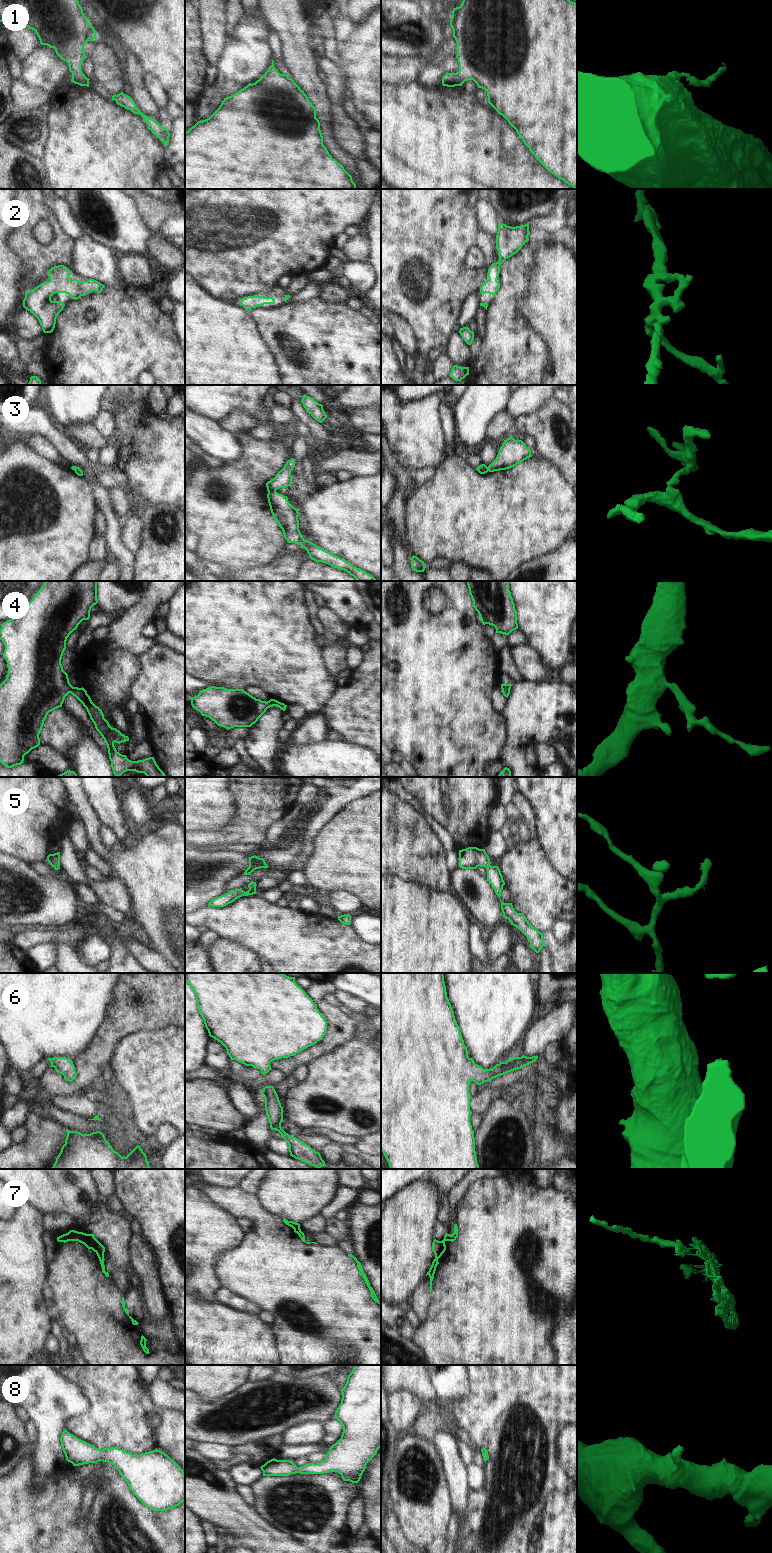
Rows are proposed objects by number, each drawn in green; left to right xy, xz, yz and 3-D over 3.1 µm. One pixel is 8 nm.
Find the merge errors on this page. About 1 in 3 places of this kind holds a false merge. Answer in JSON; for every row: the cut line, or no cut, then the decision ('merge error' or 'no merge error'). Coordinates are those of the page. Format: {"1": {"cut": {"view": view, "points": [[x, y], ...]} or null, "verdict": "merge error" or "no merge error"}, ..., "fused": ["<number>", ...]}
{"1": {"cut": null, "verdict": "no merge error"}, "2": {"cut": null, "verdict": "no merge error"}, "3": {"cut": {"view": "xz", "points": [[275, 490], [268, 492]]}, "verdict": "merge error"}, "4": {"cut": null, "verdict": "no merge error"}, "5": {"cut": null, "verdict": "no merge error"}, "6": {"cut": null, "verdict": "no merge error"}, "7": {"cut": {"view": "yz", "points": [[441, 1241], [441, 1250], [435, 1255]]}, "verdict": "merge error"}, "8": {"cut": null, "verdict": "no merge error"}, "fused": ["3", "7"]}

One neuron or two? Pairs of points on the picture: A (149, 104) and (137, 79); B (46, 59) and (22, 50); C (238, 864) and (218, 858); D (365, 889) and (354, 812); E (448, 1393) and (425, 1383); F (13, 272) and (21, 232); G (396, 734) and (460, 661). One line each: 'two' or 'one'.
A: one
B: two
C: one
D: one
E: two
F: two
G: one

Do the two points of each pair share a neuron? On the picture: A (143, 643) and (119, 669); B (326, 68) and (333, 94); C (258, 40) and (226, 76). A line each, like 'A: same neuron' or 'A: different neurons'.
A: different neurons
B: same neuron
C: same neuron

